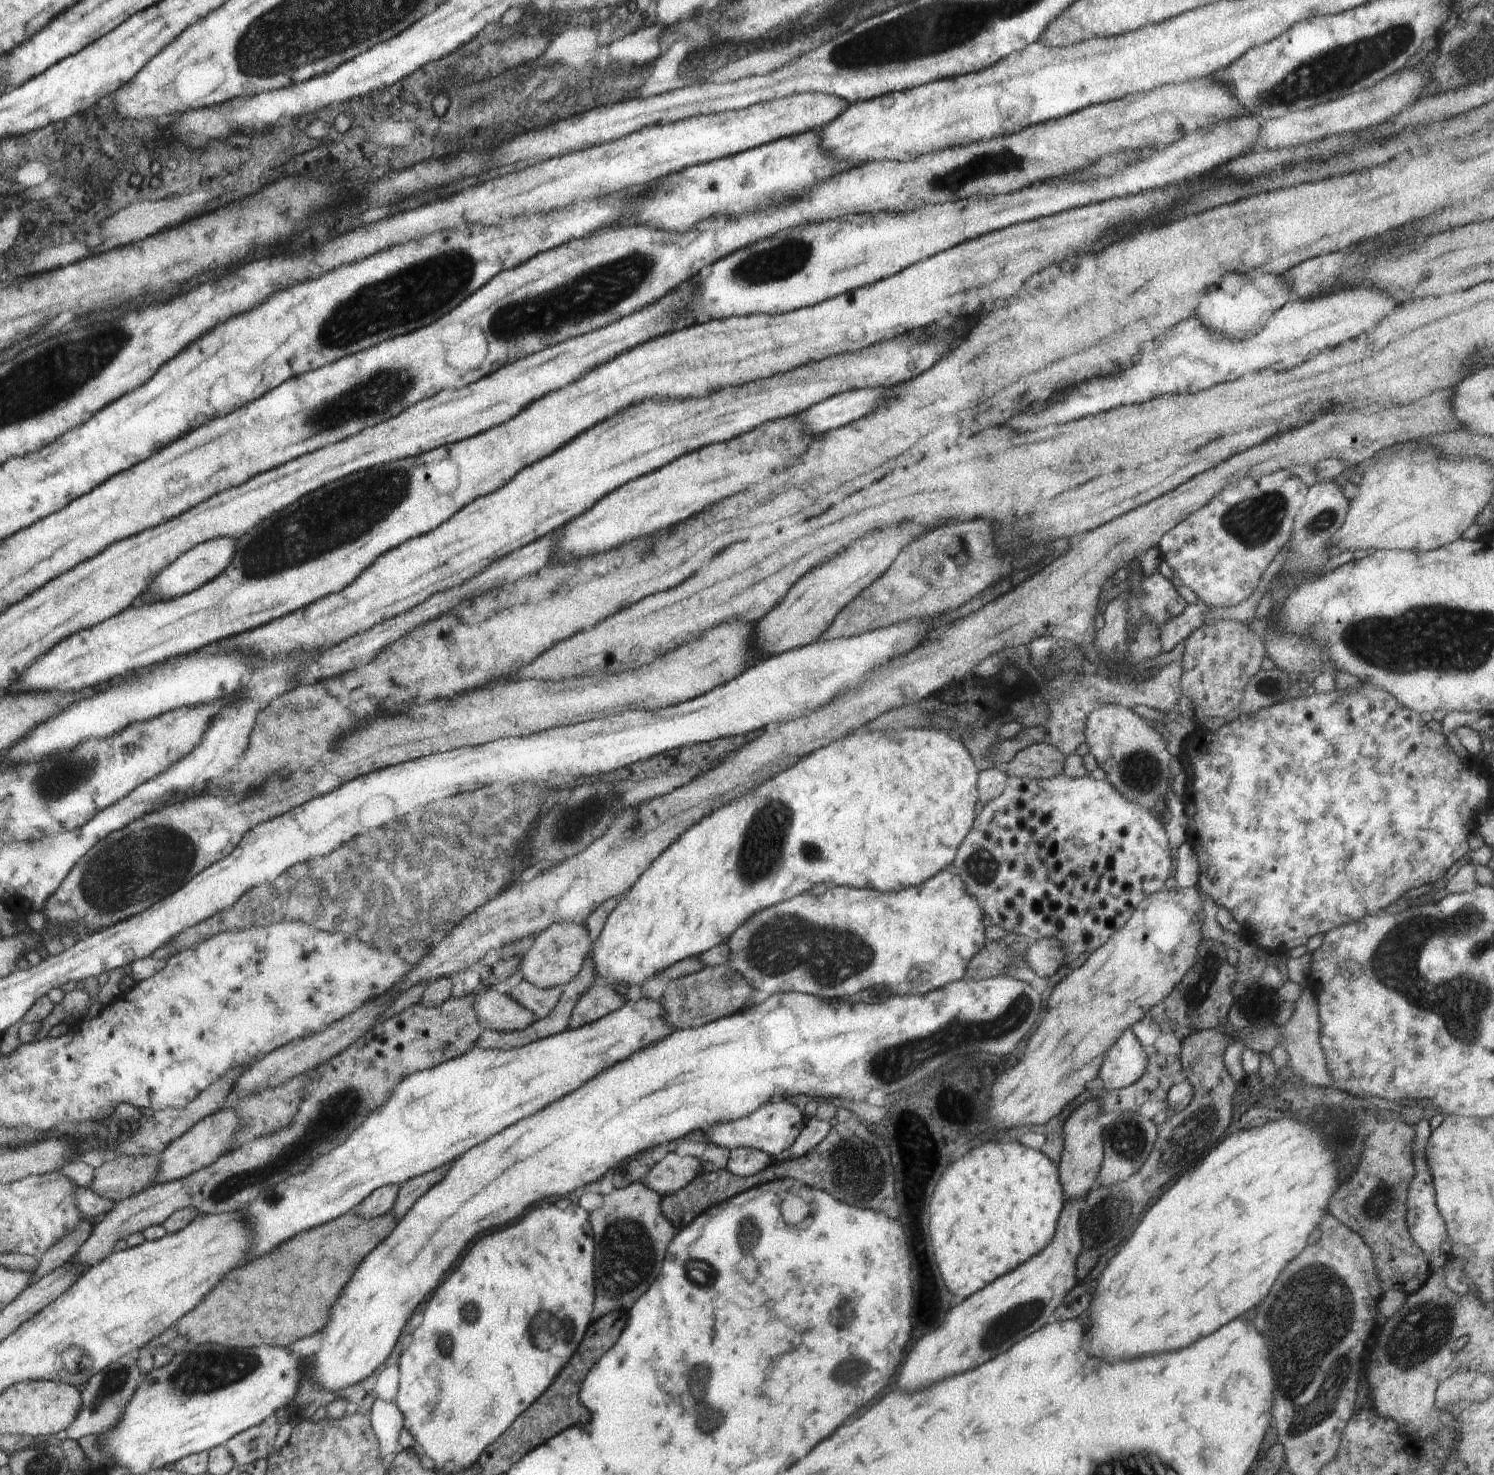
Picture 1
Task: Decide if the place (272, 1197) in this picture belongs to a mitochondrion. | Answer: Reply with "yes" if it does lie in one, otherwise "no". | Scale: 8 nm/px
yes

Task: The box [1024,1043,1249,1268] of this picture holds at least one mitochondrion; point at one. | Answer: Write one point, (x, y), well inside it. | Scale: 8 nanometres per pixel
(1190, 1138)

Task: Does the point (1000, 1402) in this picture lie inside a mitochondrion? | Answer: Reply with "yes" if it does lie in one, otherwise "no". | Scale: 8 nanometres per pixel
no

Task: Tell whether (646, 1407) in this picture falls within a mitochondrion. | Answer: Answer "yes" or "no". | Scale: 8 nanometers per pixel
no

